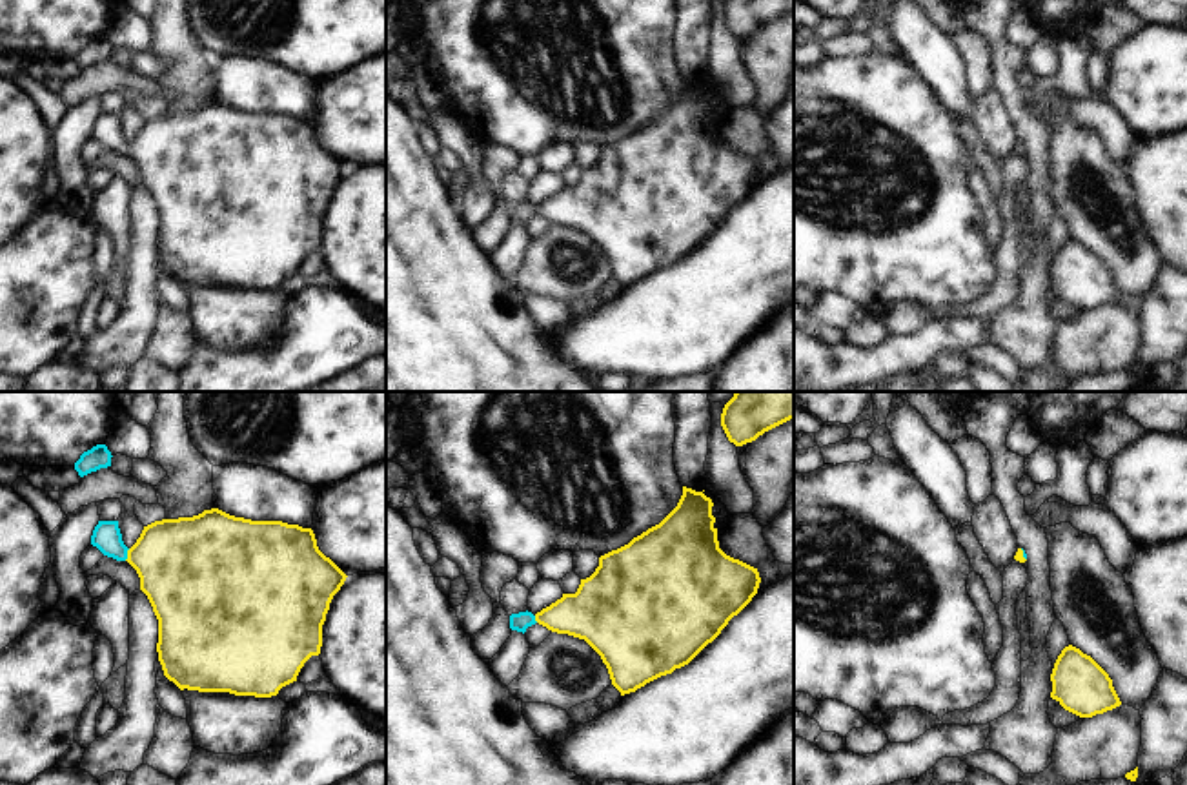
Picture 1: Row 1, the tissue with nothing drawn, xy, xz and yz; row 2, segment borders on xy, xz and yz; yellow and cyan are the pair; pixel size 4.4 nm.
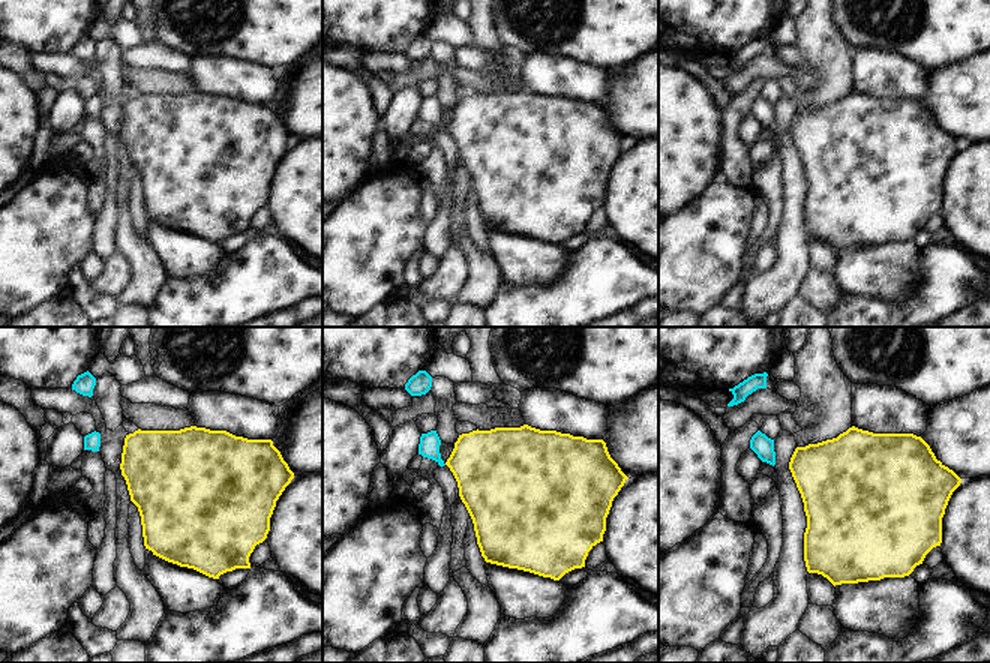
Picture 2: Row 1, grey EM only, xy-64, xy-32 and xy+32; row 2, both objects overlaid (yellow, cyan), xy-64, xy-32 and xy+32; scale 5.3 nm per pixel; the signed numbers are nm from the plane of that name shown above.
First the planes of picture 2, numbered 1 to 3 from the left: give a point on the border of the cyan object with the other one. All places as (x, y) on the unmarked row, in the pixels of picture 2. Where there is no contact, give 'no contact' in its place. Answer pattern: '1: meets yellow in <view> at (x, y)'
1: no contact
2: no contact
3: no contact

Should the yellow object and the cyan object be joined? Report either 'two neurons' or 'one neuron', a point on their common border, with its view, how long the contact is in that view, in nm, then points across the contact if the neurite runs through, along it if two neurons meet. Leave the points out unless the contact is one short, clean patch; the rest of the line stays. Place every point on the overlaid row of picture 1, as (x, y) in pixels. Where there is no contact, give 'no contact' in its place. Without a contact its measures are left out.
one neuron; contact xy (128, 554); length 60 nm; way xy (182, 563), (128, 554), (106, 536)

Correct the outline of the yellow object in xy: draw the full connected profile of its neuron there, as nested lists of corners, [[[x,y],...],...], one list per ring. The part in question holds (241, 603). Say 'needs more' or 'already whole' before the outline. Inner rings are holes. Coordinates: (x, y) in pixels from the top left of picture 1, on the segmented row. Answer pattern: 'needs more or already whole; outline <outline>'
needs more; outline [[[218,508],[193,517],[155,521],[144,526],[131,548],[122,541],[118,521],[98,521],[91,545],[107,557],[127,561],[137,570],[140,590],[158,619],[158,661],[164,676],[180,690],[277,696],[282,687],[297,681],[311,656],[320,654],[330,603],[348,577],[319,550],[311,528],[282,521],[251,521]]]

